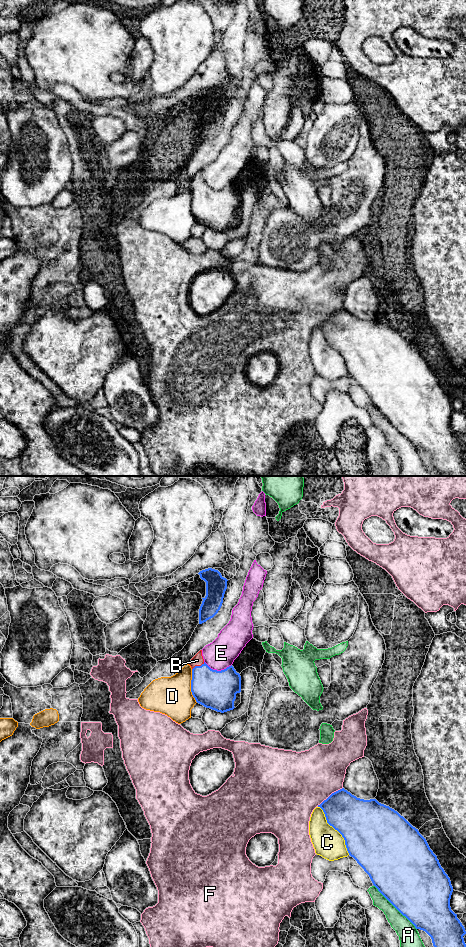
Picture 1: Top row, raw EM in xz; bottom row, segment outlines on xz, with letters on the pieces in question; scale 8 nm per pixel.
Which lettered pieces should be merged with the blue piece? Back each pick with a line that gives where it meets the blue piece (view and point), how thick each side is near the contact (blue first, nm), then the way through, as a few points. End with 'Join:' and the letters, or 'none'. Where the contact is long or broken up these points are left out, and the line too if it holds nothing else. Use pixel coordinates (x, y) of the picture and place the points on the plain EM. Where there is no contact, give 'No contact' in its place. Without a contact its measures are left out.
B: Touches blue at xz (198, 186). Thickness 320 nm (blue) against 90 nm
Join: B

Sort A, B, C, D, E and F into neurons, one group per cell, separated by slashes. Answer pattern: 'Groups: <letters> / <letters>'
Groups: A / B / C / D E / F

